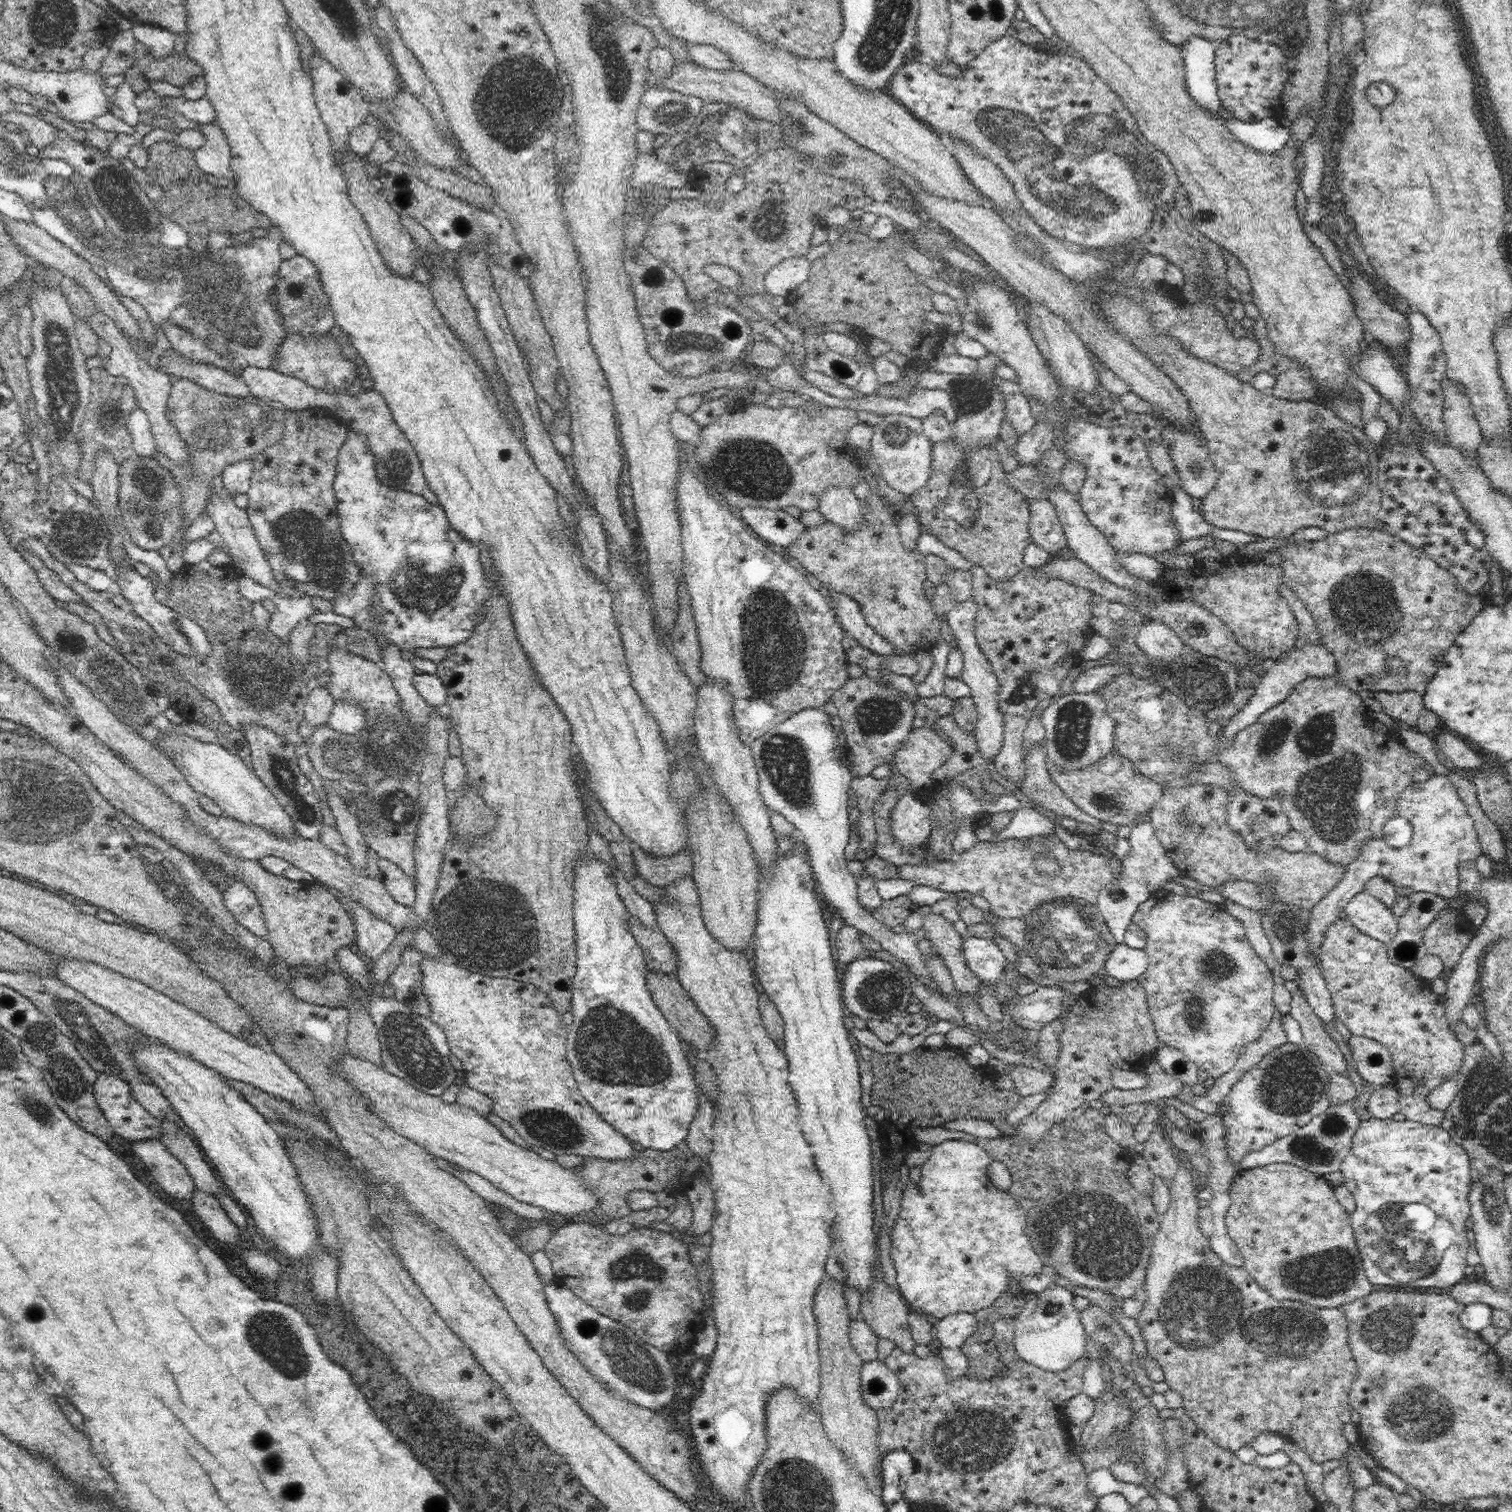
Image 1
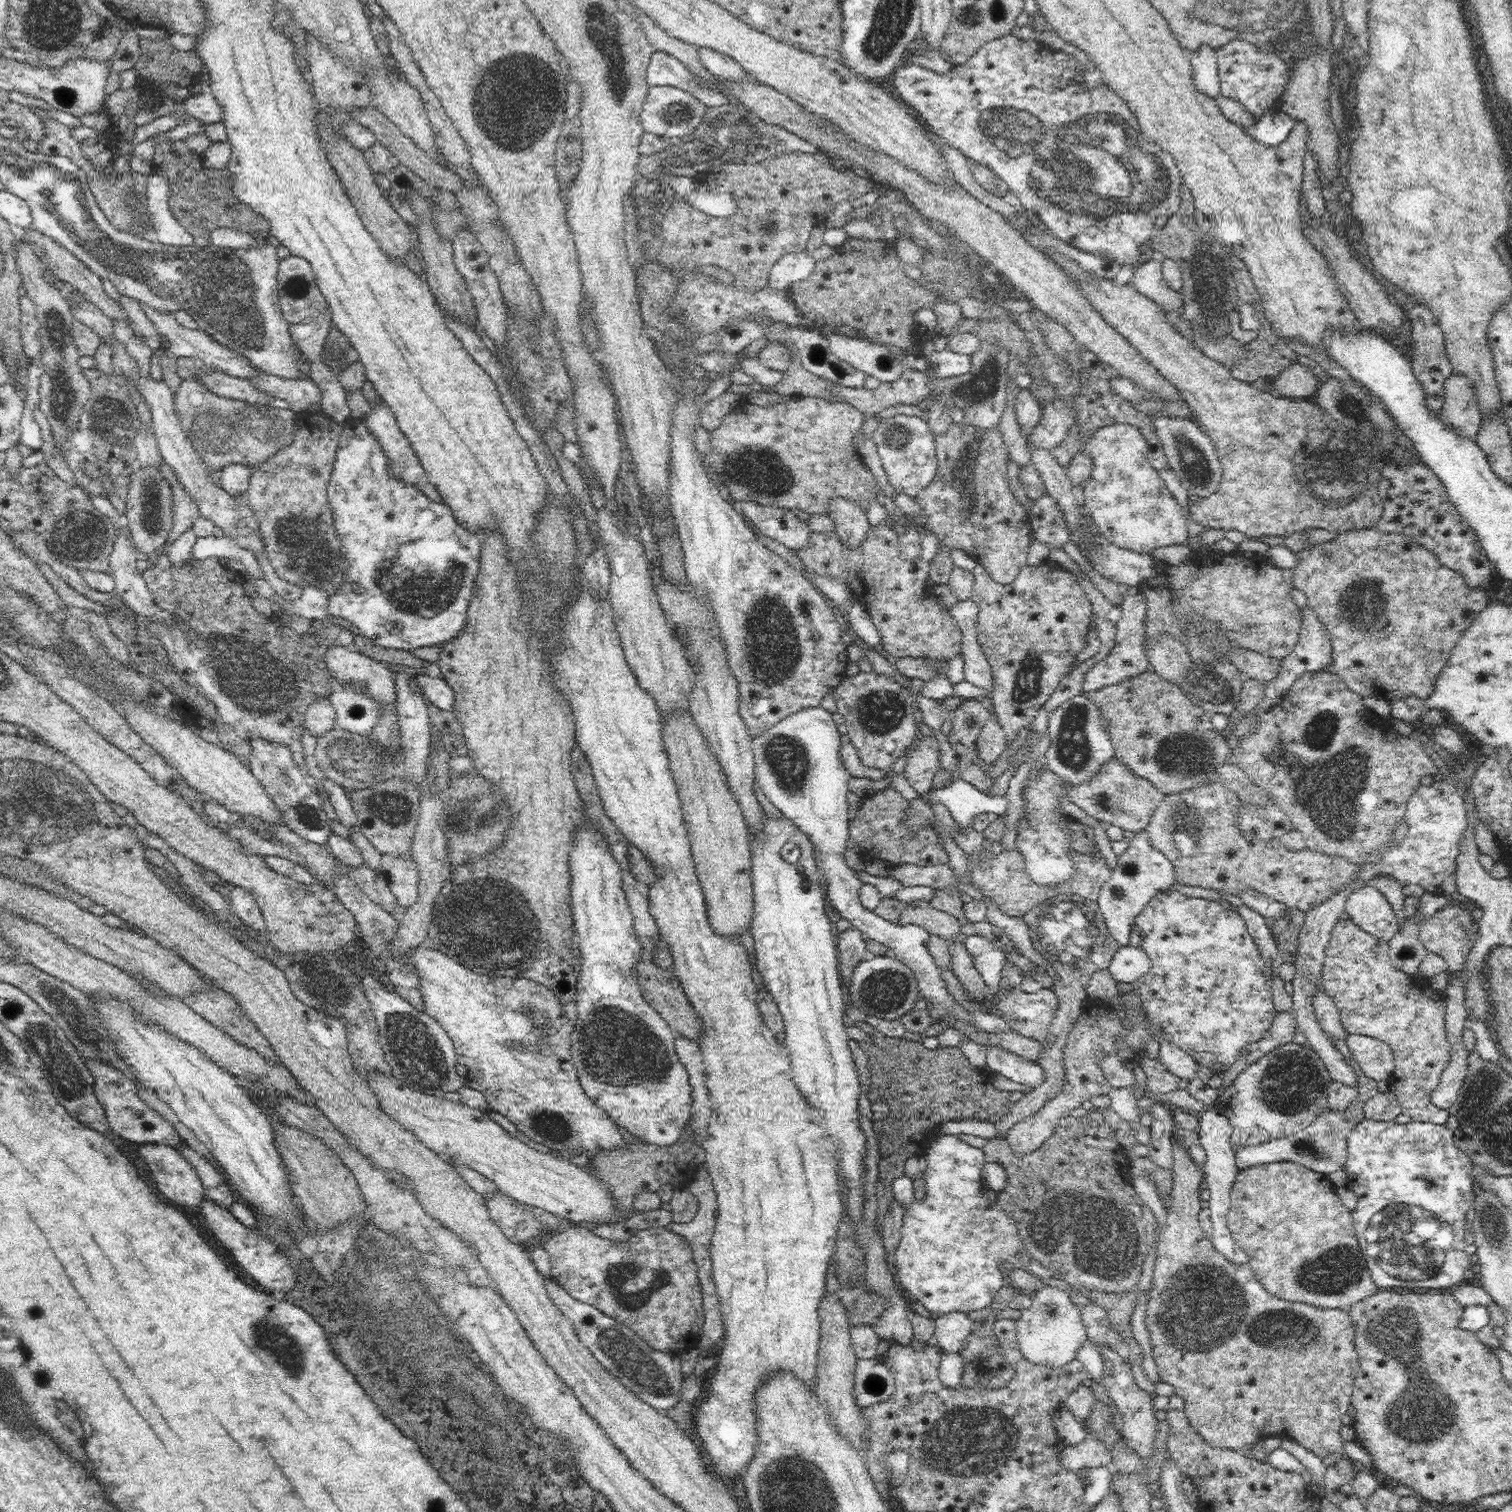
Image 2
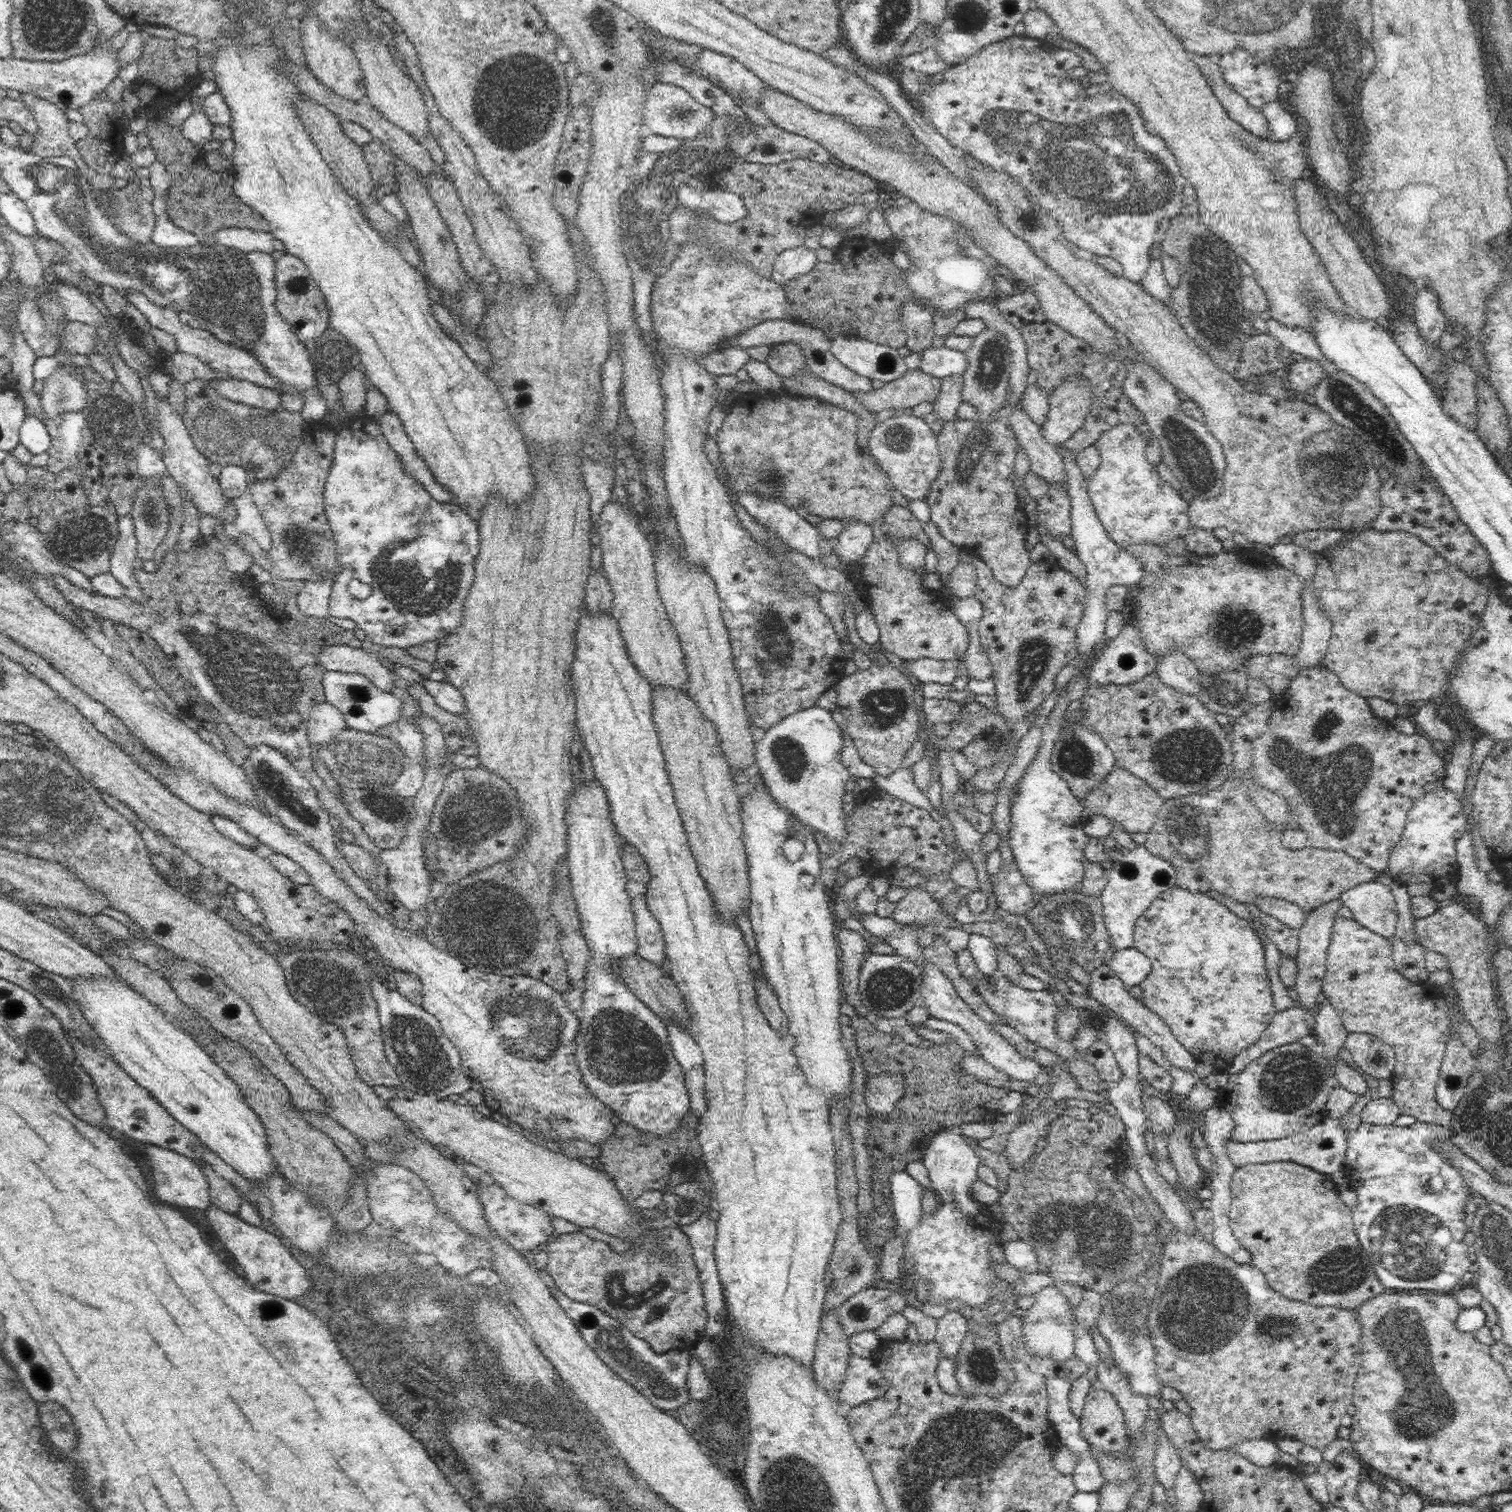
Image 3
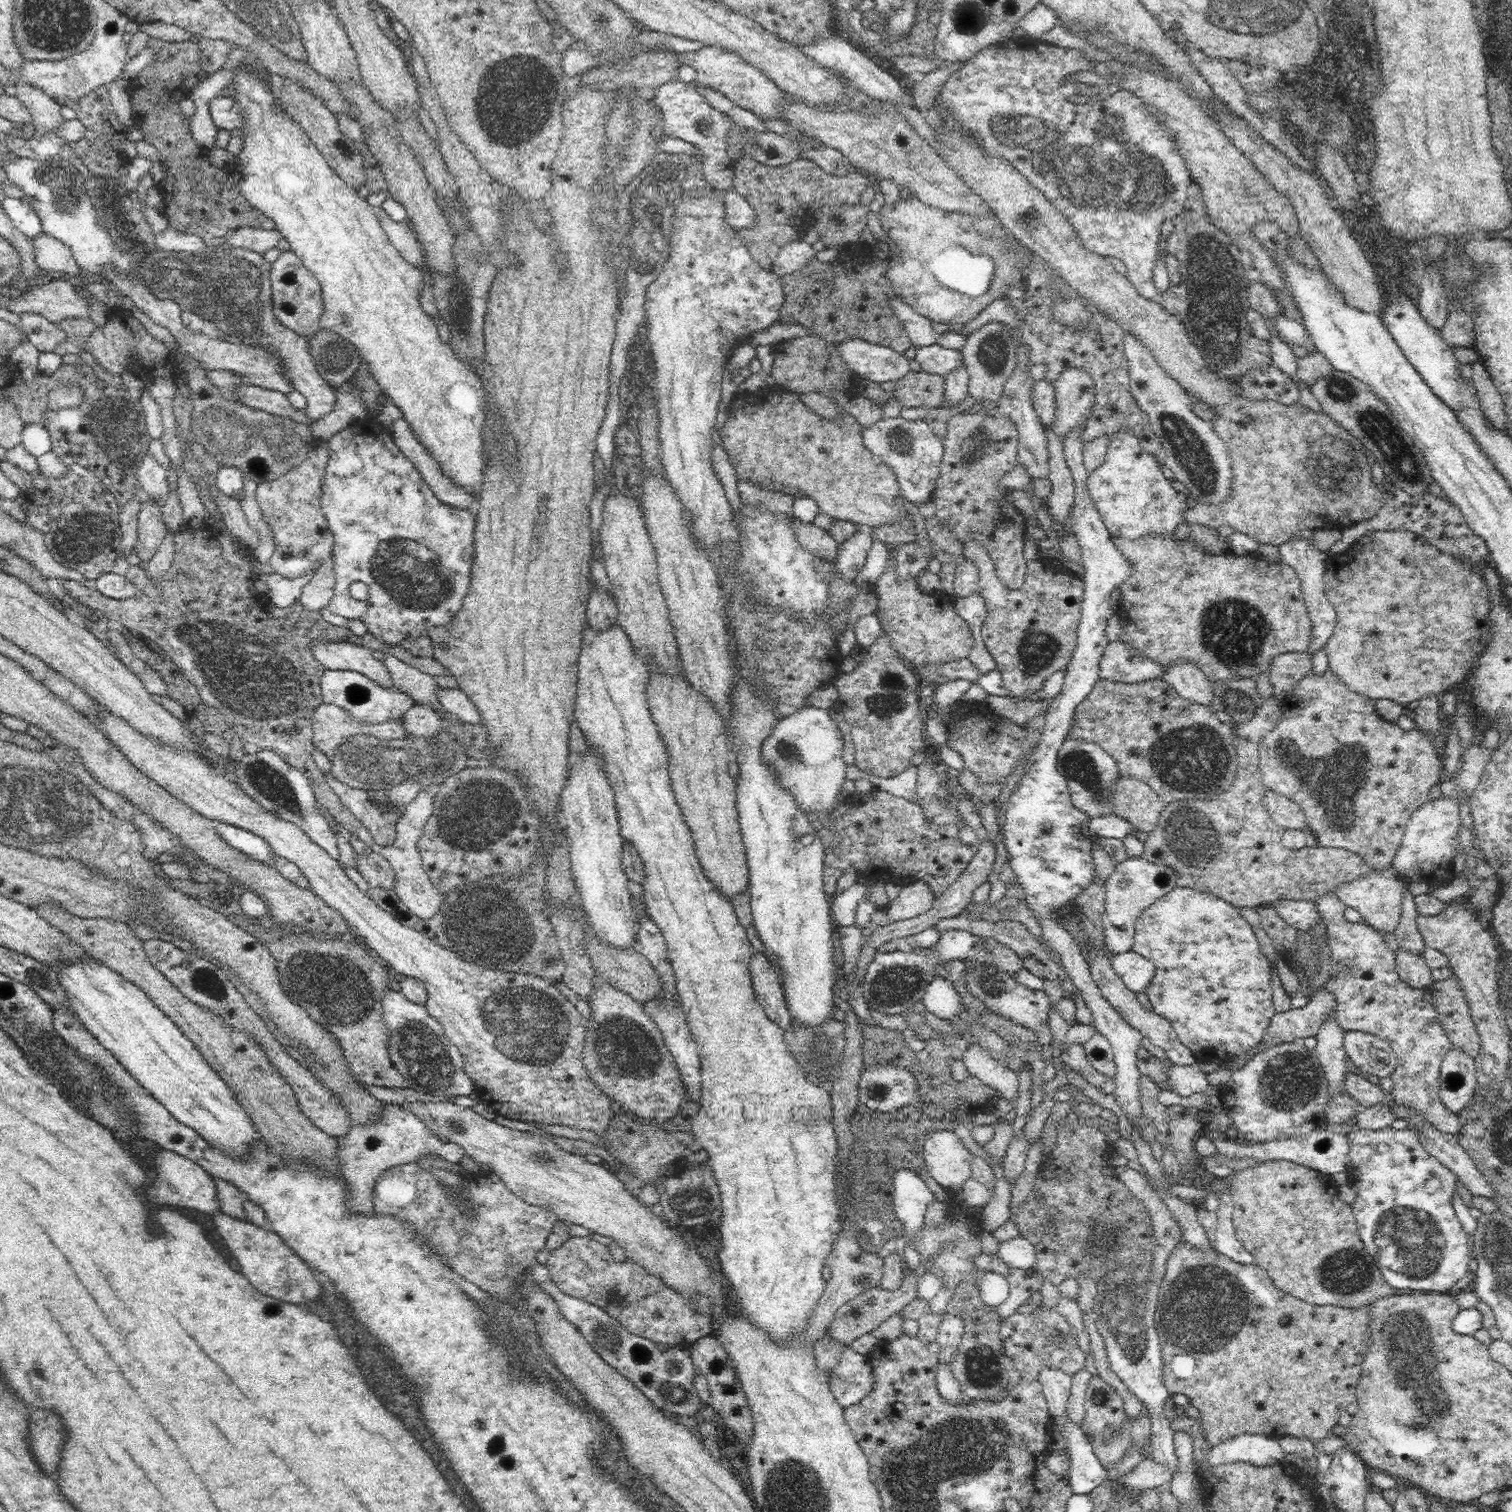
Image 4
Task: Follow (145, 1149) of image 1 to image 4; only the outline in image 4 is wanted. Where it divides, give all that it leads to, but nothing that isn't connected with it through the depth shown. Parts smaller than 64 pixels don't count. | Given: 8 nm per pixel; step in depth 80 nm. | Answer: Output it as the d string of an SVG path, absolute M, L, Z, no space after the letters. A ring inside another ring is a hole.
M161 1149L155 1154L156 1179L150 1188L146 1188L146 1196L150 1202L195 1208L212 1216L220 1211L215 1182L210 1173L177 1152Z

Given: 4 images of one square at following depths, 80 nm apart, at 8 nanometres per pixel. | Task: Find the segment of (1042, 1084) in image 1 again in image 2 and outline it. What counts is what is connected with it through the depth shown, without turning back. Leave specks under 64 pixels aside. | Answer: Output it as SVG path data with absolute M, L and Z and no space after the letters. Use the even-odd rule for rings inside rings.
M985 1045L984 1048L987 1066L994 1073L1000 1073L1002 1076L1032 1089L1038 1088L1046 1081L1043 1068L1038 1062L1021 1059L1021 1056L1001 1047Z

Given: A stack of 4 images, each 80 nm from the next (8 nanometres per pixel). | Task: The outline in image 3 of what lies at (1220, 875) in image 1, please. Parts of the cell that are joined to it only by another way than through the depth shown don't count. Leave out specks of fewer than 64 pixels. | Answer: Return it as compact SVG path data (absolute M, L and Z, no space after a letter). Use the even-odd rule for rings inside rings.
M1274 699L1268 700L1266 702L1262 702L1260 704L1254 705L1247 713L1244 713L1242 716L1239 716L1237 719L1231 721L1229 725L1230 730L1230 739L1233 743L1234 750L1234 765L1237 770L1237 776L1235 778L1227 778L1218 789L1209 790L1209 791L1200 791L1194 794L1189 794L1186 796L1166 799L1162 808L1158 811L1157 819L1155 823L1152 825L1152 828L1147 832L1146 841L1143 844L1148 852L1154 857L1160 857L1162 859L1166 859L1166 861L1172 863L1177 872L1177 886L1180 888L1188 889L1193 892L1206 892L1208 890L1217 890L1218 892L1237 900L1243 904L1252 903L1256 897L1274 897L1277 899L1284 899L1288 902L1293 902L1303 908L1304 912L1313 911L1317 906L1326 904L1331 900L1338 899L1339 896L1346 892L1346 890L1350 890L1350 888L1354 888L1354 886L1358 886L1358 884L1362 884L1365 882L1370 882L1375 880L1378 872L1374 869L1362 864L1352 855L1348 854L1346 851L1342 850L1334 850L1328 848L1316 848L1306 846L1299 851L1287 850L1282 844L1280 844L1281 835L1276 826L1273 826L1272 821L1268 821L1262 813L1257 809L1257 806L1254 806L1254 803L1251 801L1250 793L1251 786L1256 785L1253 782L1253 774L1249 771L1249 768L1252 765L1252 750L1251 746L1254 740L1258 738L1267 728L1270 720L1270 716L1272 716L1273 710L1275 709Z

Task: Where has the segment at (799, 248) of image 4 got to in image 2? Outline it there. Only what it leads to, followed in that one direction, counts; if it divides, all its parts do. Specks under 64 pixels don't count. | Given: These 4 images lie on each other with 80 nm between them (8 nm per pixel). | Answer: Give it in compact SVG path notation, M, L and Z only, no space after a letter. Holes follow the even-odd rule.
M807 250L784 254L772 268L768 285L790 293L795 285L813 274L815 264L814 257Z

